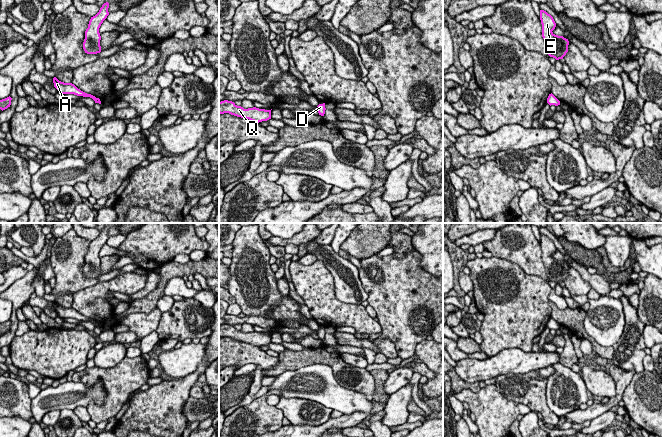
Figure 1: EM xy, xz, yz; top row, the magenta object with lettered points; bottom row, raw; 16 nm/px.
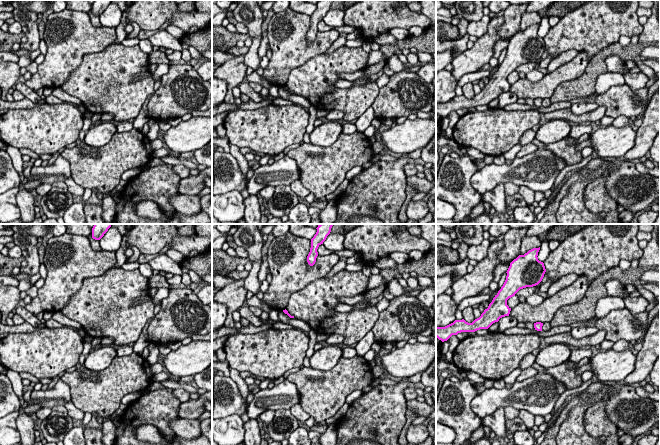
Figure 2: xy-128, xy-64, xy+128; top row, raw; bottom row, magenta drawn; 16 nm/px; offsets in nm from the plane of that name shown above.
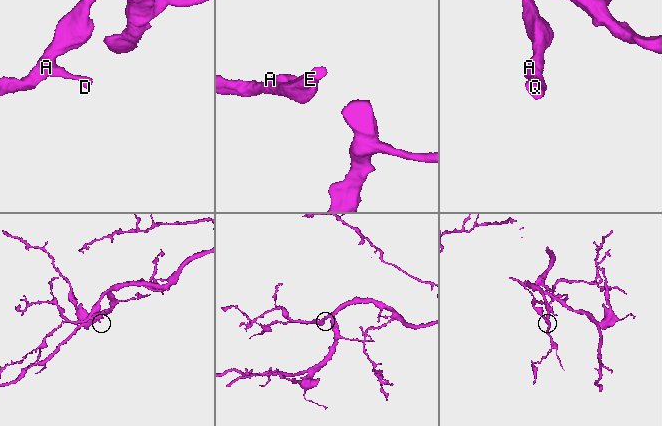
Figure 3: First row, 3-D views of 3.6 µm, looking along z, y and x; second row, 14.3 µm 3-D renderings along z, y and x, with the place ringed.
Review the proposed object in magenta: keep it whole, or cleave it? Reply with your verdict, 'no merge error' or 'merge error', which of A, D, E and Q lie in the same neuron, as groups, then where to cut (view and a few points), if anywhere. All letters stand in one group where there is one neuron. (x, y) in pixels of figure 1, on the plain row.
no merge error | A D E Q | no cut

